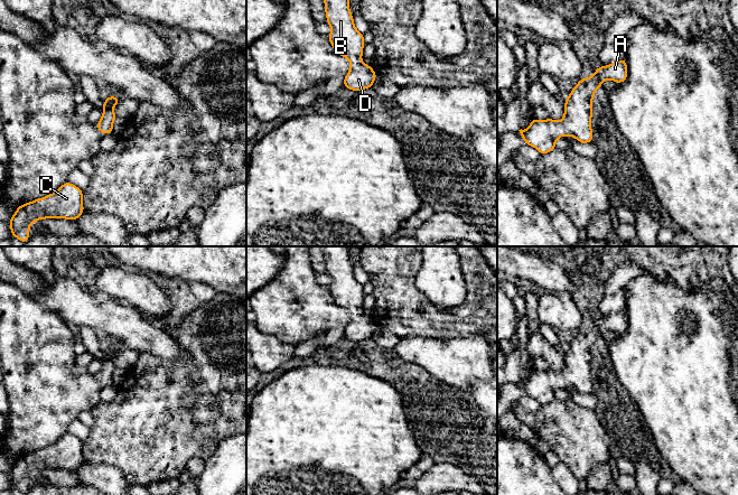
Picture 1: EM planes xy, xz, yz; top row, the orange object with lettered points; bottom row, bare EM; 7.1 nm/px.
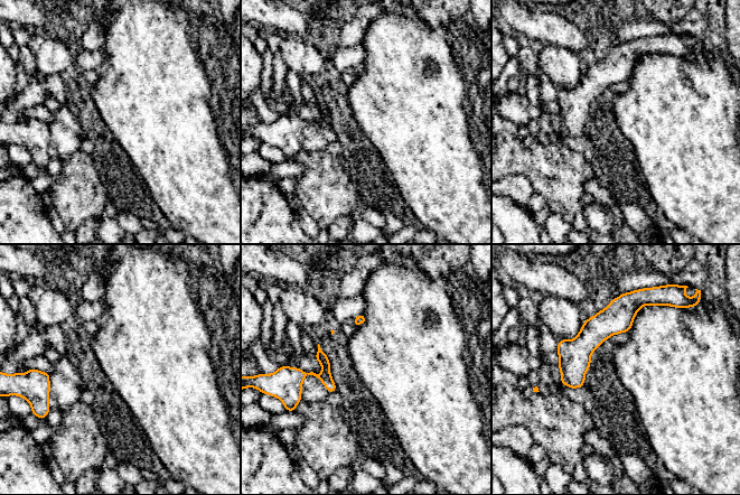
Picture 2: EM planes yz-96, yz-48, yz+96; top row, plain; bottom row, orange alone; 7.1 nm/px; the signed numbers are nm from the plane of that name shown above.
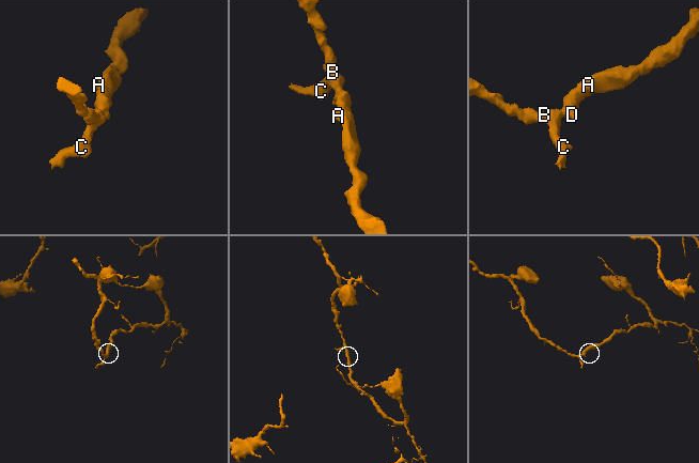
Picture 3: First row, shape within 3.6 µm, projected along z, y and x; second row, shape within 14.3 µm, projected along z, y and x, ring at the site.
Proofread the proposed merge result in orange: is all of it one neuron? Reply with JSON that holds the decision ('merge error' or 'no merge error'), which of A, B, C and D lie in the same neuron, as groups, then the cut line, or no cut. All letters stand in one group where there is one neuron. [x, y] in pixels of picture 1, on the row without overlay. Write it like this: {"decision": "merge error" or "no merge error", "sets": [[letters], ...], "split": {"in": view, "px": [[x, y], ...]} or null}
{"decision": "no merge error", "sets": [["A", "B", "C", "D"]], "split": null}

